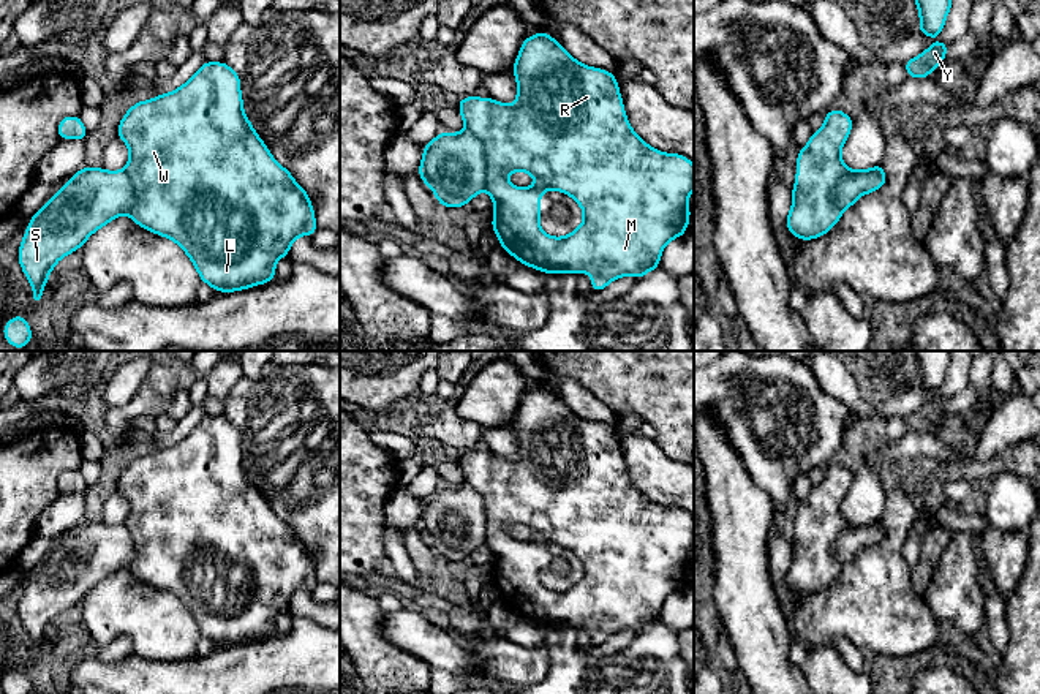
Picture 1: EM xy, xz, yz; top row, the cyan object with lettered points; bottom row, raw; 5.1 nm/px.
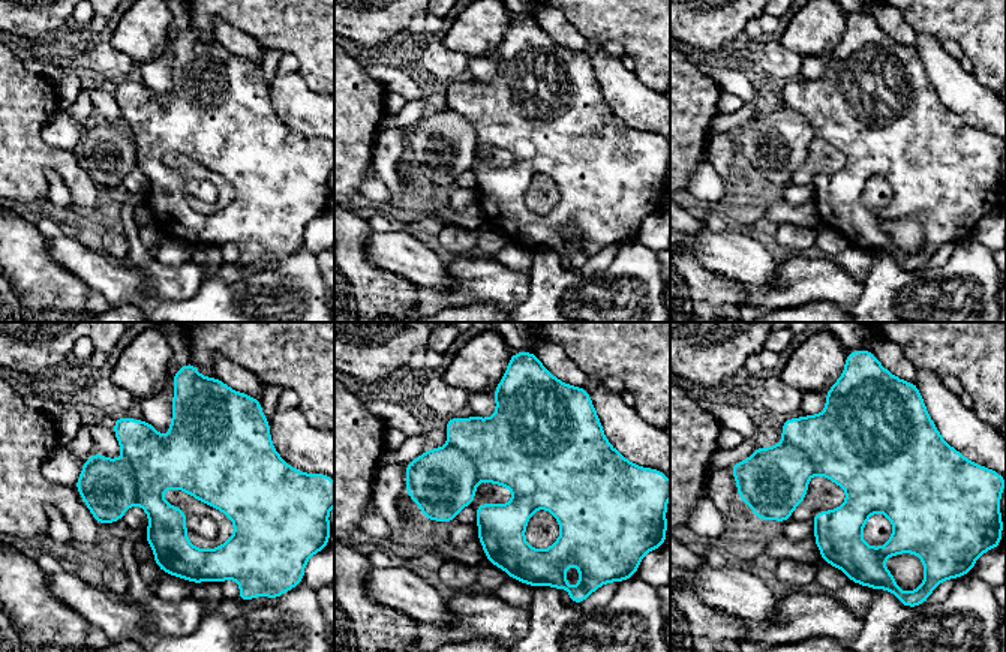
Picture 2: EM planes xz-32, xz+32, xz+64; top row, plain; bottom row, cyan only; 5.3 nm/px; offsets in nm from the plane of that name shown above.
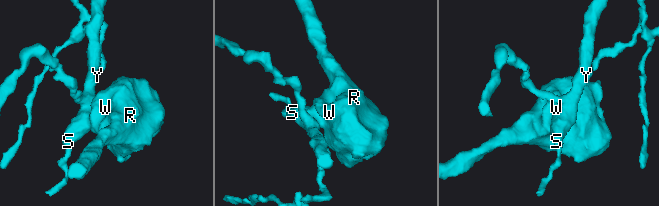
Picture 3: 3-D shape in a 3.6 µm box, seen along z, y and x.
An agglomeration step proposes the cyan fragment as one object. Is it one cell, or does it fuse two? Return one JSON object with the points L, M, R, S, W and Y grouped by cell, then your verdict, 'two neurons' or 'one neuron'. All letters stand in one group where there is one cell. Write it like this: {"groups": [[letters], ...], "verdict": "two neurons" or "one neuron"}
{"groups": [["L", "M", "R", "W"], ["S", "Y"]], "verdict": "two neurons"}

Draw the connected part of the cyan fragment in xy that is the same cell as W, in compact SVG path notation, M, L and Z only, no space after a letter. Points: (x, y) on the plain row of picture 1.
M204 416L179 443L136 455L122 471L117 492L130 503L126 526L136 555L126 566L141 582L174 594L191 613L201 636L217 647L243 645L275 634L275 618L289 610L299 590L318 585L308 547L266 501L243 466L240 432L224 416Z

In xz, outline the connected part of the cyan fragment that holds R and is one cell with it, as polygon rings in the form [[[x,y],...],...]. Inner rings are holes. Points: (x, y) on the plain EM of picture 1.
[[[539,386],[533,390],[523,394],[517,414],[511,424],[517,433],[517,455],[514,458],[503,458],[498,454],[479,452],[479,451],[465,451],[458,455],[458,465],[463,473],[465,482],[473,487],[484,500],[485,514],[487,514],[487,545],[495,556],[492,583],[495,585],[499,599],[520,618],[537,623],[544,628],[582,628],[586,626],[591,629],[591,645],[599,647],[607,642],[613,634],[624,629],[632,629],[635,634],[642,632],[645,628],[659,623],[659,615],[665,599],[686,588],[691,563],[688,561],[688,553],[694,544],[694,519],[692,515],[680,507],[664,507],[650,501],[629,479],[623,452],[620,449],[620,441],[616,436],[616,428],[612,428],[602,422],[586,421],[577,416],[560,395],[553,394],[547,386]],[[514,525],[523,525],[531,528],[537,537],[534,541],[517,542],[511,539],[506,533]],[[556,544],[569,549],[582,563],[583,563],[583,577],[571,585],[566,591],[552,591],[545,588],[539,580],[539,563],[541,563],[541,547]]]

